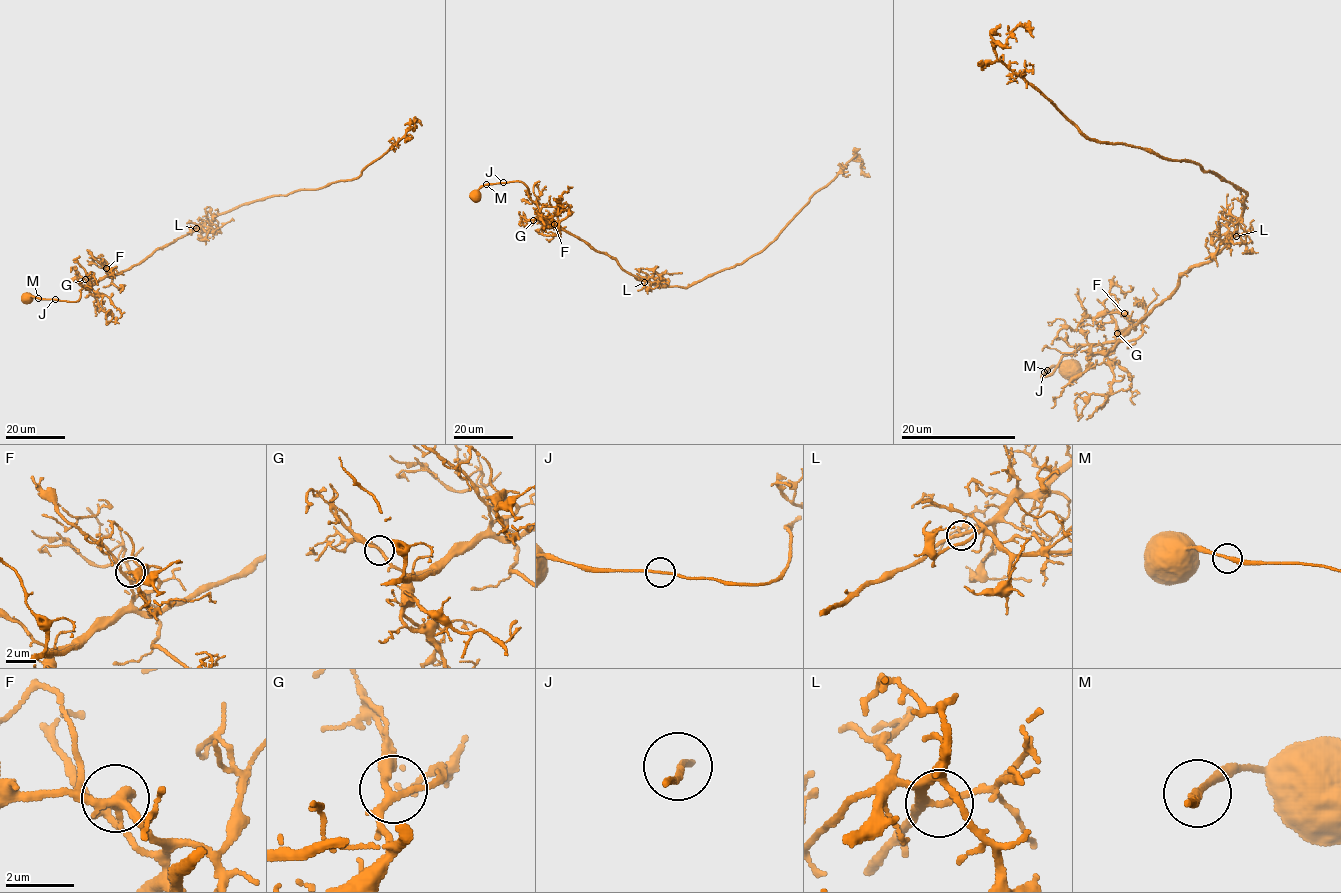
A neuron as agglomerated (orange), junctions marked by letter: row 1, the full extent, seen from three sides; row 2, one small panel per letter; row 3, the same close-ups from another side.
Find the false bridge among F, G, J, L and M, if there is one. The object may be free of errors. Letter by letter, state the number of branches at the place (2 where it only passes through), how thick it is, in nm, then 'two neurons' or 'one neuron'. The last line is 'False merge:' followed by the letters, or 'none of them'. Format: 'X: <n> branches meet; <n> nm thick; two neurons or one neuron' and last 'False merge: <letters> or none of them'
F: 2 branches meet; 180 nm thick; one neuron
G: 3 branches meet; 180 nm thick; one neuron
J: 2 branches meet; 160 nm thick; one neuron
L: 3 branches meet; 200 nm thick; one neuron
M: 2 branches meet; 240 nm thick; one neuron
False merge: none of them

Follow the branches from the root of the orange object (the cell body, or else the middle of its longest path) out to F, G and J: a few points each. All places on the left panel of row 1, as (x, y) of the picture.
F: (27, 298), (34, 296), (77, 301), (80, 291), (103, 277), (106, 268)
G: (27, 298), (34, 296), (77, 301), (83, 287), (96, 283), (85, 279)
J: (27, 298), (54, 299)

